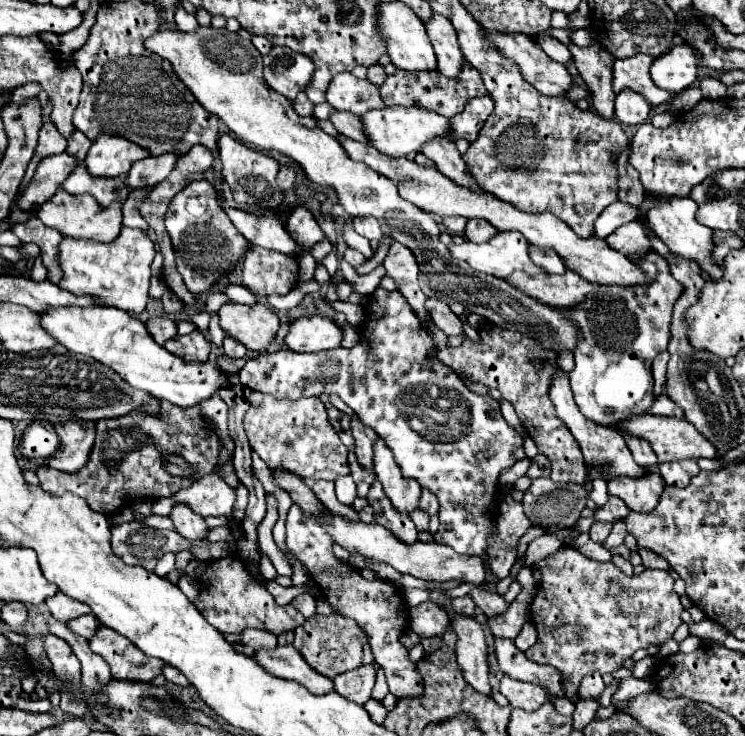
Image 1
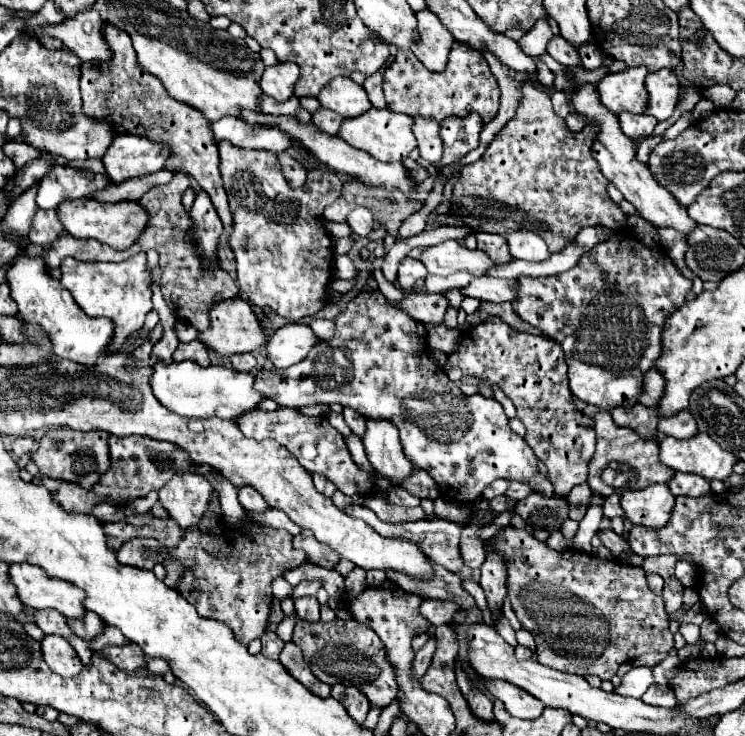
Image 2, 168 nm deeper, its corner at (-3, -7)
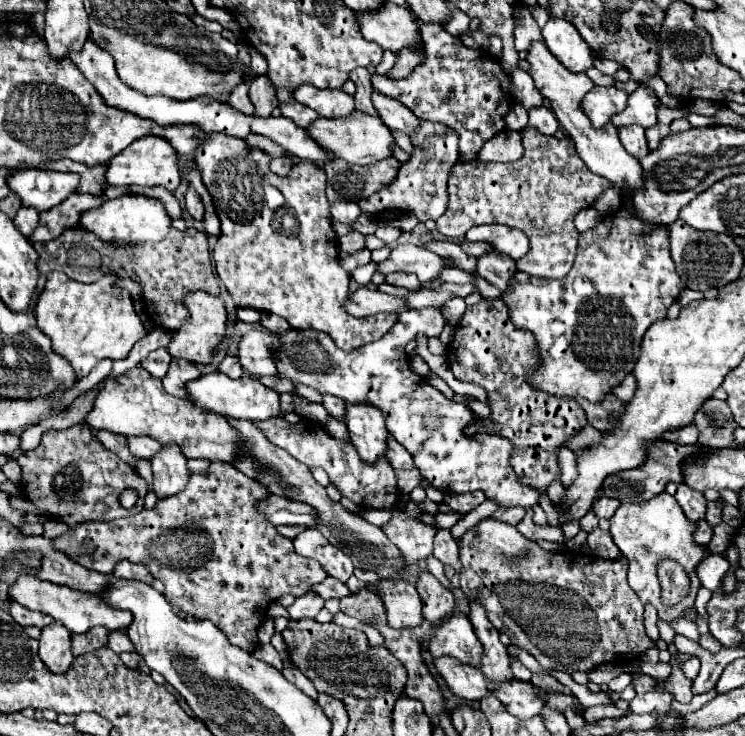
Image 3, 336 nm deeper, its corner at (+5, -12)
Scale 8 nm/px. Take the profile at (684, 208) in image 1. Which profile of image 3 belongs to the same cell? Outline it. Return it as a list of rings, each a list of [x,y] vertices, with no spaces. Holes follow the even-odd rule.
[[[533,42],[527,50],[527,58],[525,58],[531,66],[529,66],[529,74],[535,82],[535,88],[541,92],[543,98],[549,100],[559,124],[563,126],[563,130],[573,138],[575,146],[577,146],[577,154],[581,156],[581,160],[587,164],[587,168],[607,180],[611,180],[611,184],[615,188],[623,188],[623,182],[629,184],[633,190],[637,186],[643,184],[641,180],[641,164],[637,158],[629,156],[629,152],[625,152],[615,126],[607,124],[605,128],[593,128],[591,122],[587,120],[587,116],[581,112],[581,100],[585,96],[585,92],[589,92],[595,84],[591,82],[591,78],[587,74],[573,74],[569,72],[551,52],[549,48],[545,48],[543,42]]]

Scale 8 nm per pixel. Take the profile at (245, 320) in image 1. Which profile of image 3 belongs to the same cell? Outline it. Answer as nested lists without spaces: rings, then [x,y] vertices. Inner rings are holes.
[[[193,292],[193,294],[185,296],[183,304],[189,310],[189,320],[179,330],[173,332],[171,342],[167,344],[167,352],[173,358],[185,358],[187,362],[193,362],[193,364],[209,364],[213,360],[213,352],[215,352],[217,344],[225,336],[225,326],[227,326],[225,306],[223,306],[221,298],[209,296],[205,292]]]

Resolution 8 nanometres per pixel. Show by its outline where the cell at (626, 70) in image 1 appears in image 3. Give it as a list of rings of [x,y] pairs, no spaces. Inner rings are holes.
[[[595,86],[581,100],[581,110],[587,114],[593,128],[603,128],[605,124],[609,124],[611,116],[615,116],[625,108],[625,104],[627,94],[623,90]]]

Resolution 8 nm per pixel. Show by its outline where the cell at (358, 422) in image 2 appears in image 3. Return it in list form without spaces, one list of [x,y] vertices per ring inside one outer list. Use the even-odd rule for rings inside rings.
[[[323,394],[323,402],[321,402],[321,404],[325,406],[325,410],[327,410],[331,416],[343,420],[343,406],[345,406],[345,402],[341,402],[341,400],[335,398],[335,396]]]

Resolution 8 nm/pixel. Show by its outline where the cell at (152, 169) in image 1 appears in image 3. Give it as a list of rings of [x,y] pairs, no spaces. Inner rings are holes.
[[[73,194],[69,200],[61,202],[57,208],[51,208],[49,212],[41,212],[41,224],[35,228],[33,236],[29,236],[31,244],[37,242],[49,242],[59,238],[65,230],[75,228],[81,212],[89,208],[97,208],[103,202],[103,198],[97,196],[83,196],[83,194]]]

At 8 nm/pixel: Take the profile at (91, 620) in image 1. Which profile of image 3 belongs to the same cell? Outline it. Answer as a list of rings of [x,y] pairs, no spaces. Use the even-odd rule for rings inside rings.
[[[111,632],[107,646],[109,646],[115,654],[121,654],[121,652],[135,652],[133,642],[131,642],[129,636],[123,634],[123,632]]]

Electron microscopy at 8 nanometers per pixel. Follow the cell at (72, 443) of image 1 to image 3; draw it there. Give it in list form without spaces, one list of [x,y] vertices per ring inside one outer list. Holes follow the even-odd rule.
[[[77,424],[61,432],[47,432],[37,450],[23,452],[17,462],[23,470],[21,490],[27,500],[43,510],[41,522],[45,522],[49,514],[49,518],[55,518],[67,526],[77,526],[87,520],[127,518],[144,508],[145,494],[149,490],[147,480],[141,478],[133,466],[129,468],[129,464],[125,464],[119,456],[113,456],[113,452],[101,448],[101,444],[93,440],[87,424]],[[127,486],[135,488],[139,497],[129,510],[119,504],[119,494]]]

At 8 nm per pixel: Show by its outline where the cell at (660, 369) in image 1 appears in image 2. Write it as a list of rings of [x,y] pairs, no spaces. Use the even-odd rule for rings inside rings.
[[[649,369],[643,377],[643,391],[639,401],[651,409],[657,409],[659,407],[659,399],[661,395],[665,393],[665,381],[663,381],[663,375],[655,369]]]

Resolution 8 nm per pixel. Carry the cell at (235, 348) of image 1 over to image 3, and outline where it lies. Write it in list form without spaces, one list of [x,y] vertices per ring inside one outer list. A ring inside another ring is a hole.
[[[225,356],[223,362],[219,364],[219,372],[227,374],[229,378],[239,378],[239,376],[243,376],[243,370],[241,370],[241,366],[239,366],[239,362],[237,362],[235,356]]]

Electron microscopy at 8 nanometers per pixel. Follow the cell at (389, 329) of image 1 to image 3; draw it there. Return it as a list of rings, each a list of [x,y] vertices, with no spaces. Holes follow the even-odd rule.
[[[437,308],[407,310],[387,336],[373,344],[355,348],[353,352],[337,348],[325,332],[289,330],[285,334],[277,334],[281,342],[275,350],[277,372],[287,376],[291,382],[313,386],[321,394],[327,392],[343,398],[345,402],[369,402],[377,406],[387,420],[387,430],[399,444],[405,446],[421,476],[437,490],[457,494],[481,490],[489,500],[503,508],[531,508],[539,502],[539,492],[517,484],[517,476],[509,466],[513,444],[501,436],[487,434],[467,438],[463,428],[475,422],[475,414],[465,404],[445,398],[439,390],[429,386],[425,378],[409,370],[405,344],[419,332],[427,334],[428,338],[438,337],[443,326],[445,318]]]

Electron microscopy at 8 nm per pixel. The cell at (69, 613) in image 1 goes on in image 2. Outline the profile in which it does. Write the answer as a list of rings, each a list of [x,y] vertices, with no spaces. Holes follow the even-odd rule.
[[[87,611],[81,619],[67,619],[67,623],[69,623],[71,631],[73,631],[77,637],[85,639],[85,641],[91,641],[95,635],[99,635],[101,629],[103,629],[103,625],[105,625],[105,623],[103,623],[97,615],[93,615],[91,611]]]

